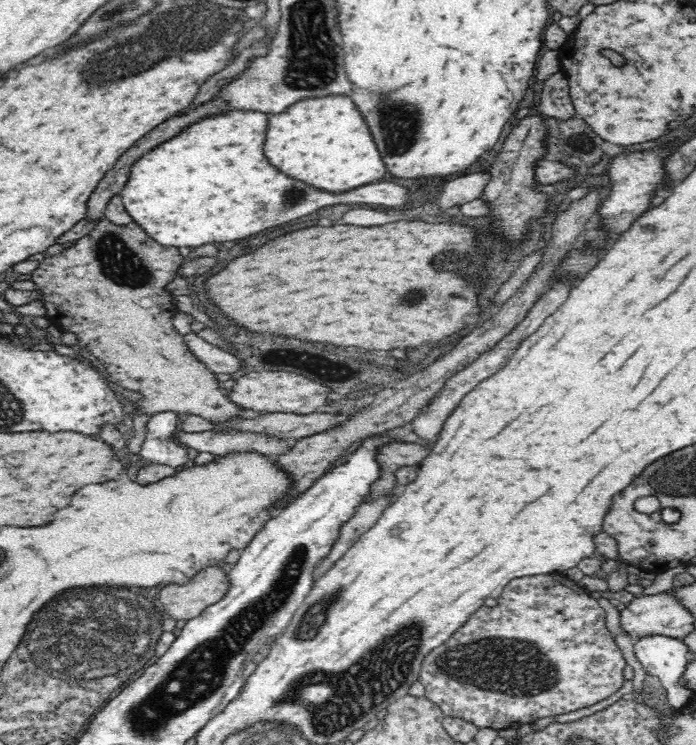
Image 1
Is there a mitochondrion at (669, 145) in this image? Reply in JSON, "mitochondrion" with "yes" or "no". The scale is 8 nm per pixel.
{"mitochondrion":"no"}

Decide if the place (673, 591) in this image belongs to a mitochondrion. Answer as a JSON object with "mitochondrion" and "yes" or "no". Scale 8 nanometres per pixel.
{"mitochondrion":"no"}

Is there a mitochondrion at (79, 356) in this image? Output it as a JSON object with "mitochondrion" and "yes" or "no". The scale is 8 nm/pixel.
{"mitochondrion":"no"}

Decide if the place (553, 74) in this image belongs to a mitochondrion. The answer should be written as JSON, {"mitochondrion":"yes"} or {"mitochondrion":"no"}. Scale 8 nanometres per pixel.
{"mitochondrion":"no"}

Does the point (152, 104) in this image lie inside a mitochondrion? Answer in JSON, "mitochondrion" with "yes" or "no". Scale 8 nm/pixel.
{"mitochondrion":"no"}

